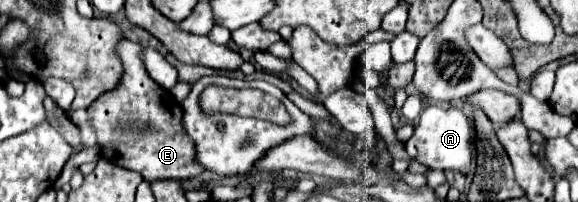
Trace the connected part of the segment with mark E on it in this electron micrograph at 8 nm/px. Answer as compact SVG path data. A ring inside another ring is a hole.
M128 39L116 45L116 55L122 61L124 73L116 85L116 89L102 93L90 107L88 113L92 117L92 125L98 135L98 149L100 155L116 161L116 165L138 171L144 181L152 183L158 179L192 179L200 175L204 169L196 165L194 159L194 145L184 137L182 127L182 107L170 91L164 91L160 85L148 77L144 63L140 61L140 45ZM122 117L134 117L142 123L148 123L148 133L140 141L132 141L132 137L124 137L124 133L116 133L116 127L122 123Z

